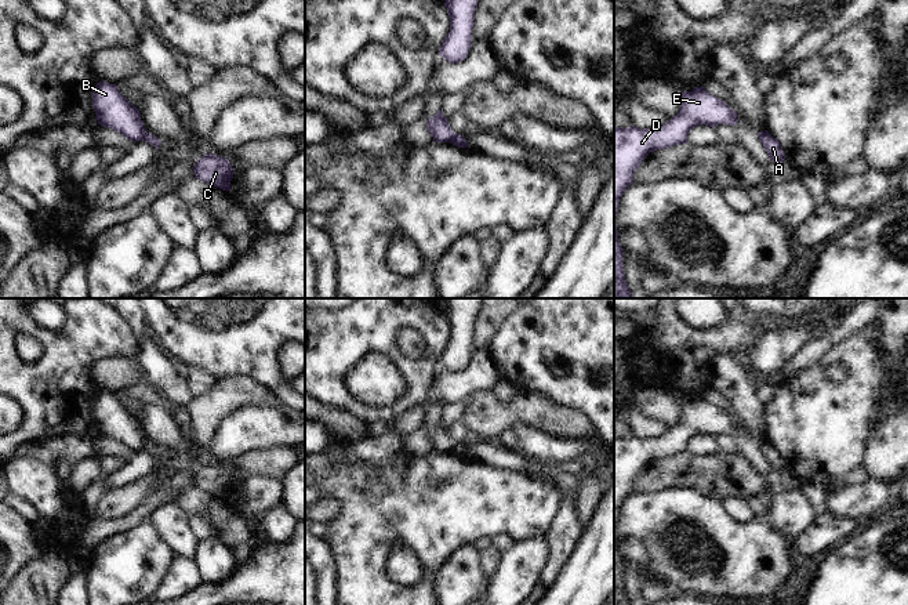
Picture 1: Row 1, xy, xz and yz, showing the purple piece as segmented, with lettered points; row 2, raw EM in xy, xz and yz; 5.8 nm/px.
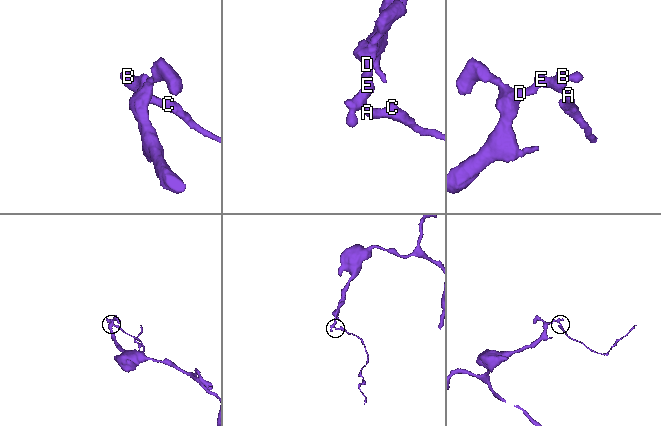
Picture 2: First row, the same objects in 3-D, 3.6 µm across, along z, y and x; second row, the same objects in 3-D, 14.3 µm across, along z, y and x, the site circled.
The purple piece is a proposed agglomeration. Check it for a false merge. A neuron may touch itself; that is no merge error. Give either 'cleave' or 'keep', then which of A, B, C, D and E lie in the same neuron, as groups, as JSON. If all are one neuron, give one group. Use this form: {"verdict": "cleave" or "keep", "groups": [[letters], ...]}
{"verdict": "cleave", "groups": [["A", "C"], ["B", "D", "E"]]}

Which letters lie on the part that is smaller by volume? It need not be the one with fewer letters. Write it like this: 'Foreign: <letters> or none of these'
Foreign: A, C

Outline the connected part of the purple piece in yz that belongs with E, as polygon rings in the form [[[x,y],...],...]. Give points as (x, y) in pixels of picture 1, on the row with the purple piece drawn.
[[[704,87],[683,91],[682,108],[669,122],[655,128],[614,127],[614,298],[631,298],[625,279],[622,254],[615,217],[626,188],[635,184],[633,173],[642,160],[657,149],[687,144],[691,128],[707,124],[736,126],[738,115],[723,99],[709,94]]]

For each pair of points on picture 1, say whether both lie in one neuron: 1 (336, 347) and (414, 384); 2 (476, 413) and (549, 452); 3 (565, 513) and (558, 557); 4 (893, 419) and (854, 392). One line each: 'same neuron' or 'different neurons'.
1: same neuron
2: different neurons
3: same neuron
4: different neurons

